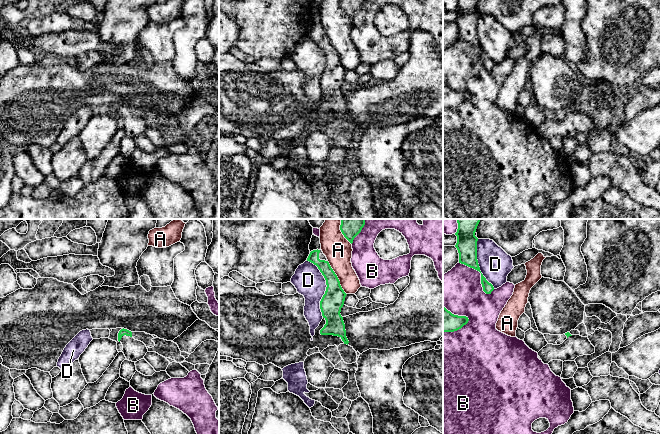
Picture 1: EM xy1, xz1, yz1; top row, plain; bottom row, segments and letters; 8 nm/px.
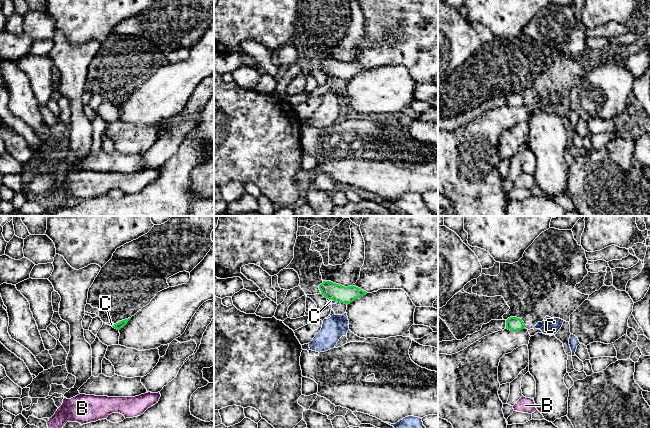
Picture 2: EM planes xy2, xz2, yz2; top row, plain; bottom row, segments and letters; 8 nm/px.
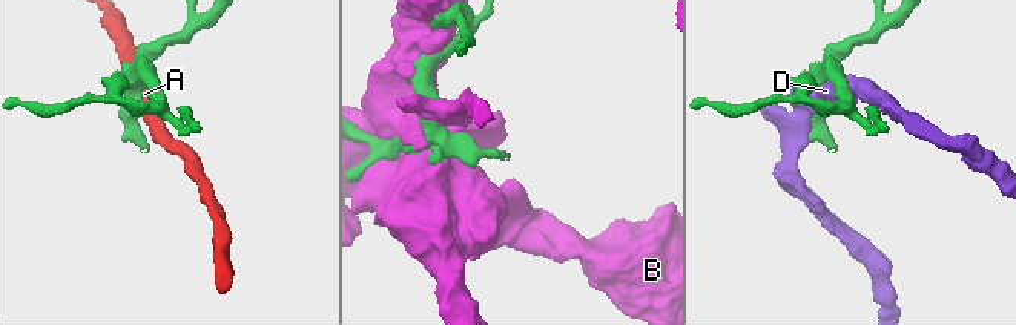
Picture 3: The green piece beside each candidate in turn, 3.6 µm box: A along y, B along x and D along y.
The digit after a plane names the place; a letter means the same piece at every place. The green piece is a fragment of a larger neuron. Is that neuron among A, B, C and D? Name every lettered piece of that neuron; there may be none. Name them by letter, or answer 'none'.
none

